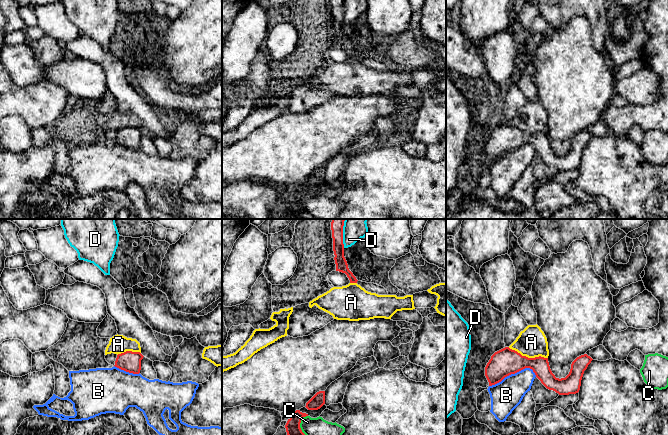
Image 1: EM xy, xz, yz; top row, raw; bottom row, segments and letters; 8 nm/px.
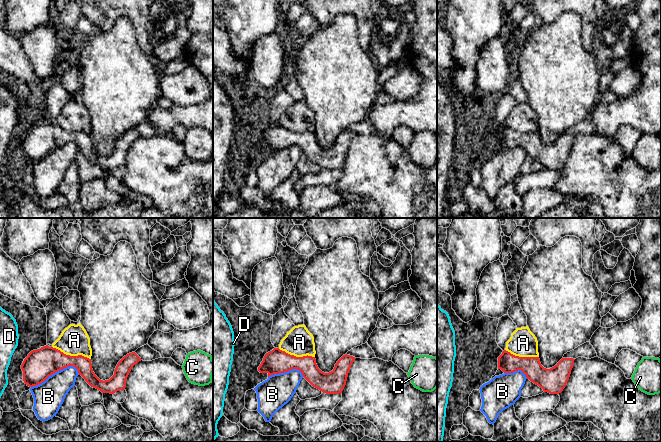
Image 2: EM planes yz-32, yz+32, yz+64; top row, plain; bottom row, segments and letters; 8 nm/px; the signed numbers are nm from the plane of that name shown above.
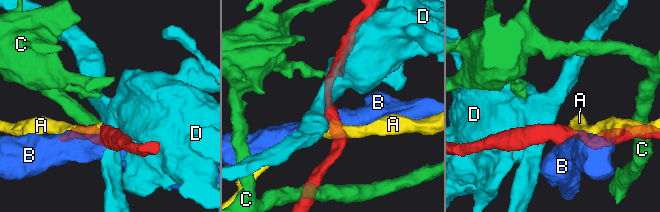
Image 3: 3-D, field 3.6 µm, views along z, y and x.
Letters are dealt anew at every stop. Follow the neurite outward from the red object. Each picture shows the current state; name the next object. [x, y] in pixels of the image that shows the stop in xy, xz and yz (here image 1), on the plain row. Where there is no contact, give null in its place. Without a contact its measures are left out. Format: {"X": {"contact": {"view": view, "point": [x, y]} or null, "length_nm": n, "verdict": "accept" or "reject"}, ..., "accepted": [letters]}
{"A": {"contact": {"view": "yz", "point": [527, 133]}, "length_nm": 340, "verdict": "reject"}, "B": {"contact": {"view": "yz", "point": [513, 149]}, "length_nm": 400, "verdict": "reject"}, "C": {"contact": {"view": "xz", "point": [299, 200]}, "length_nm": 170, "verdict": "reject"}, "D": {"contact": {"view": "xz", "point": [342, 12]}, "length_nm": 190, "verdict": "reject"}, "accepted": []}

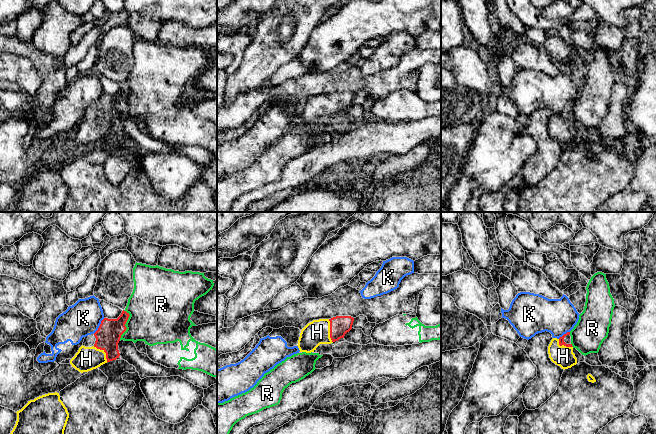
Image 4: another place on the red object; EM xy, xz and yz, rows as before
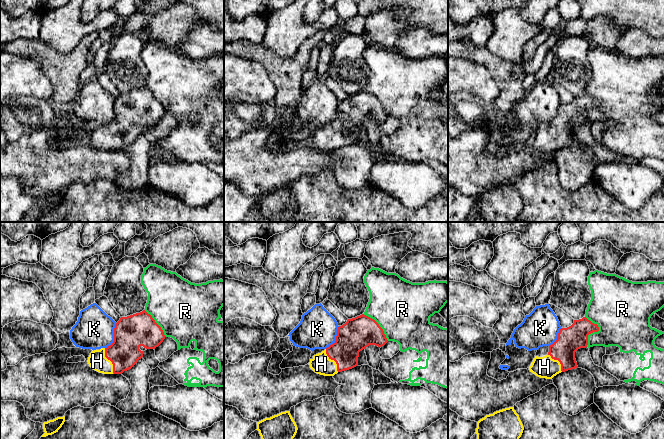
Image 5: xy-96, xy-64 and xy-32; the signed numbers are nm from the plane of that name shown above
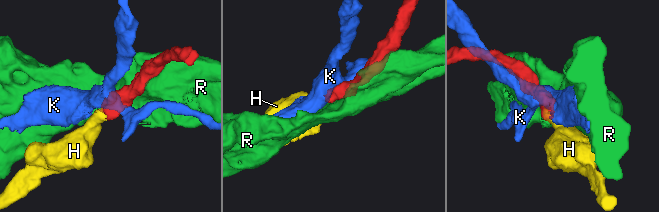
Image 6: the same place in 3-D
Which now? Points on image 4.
{"H": {"contact": {"view": "xz", "point": [330, 107]}, "length_nm": 190, "verdict": "accept"}, "K": {"contact": {"view": "xy", "point": [99, 102]}, "length_nm": 160, "verdict": "reject"}, "R": {"contact": {"view": "xy", "point": [124, 101]}, "length_nm": 260, "verdict": "reject"}, "accepted": ["H"]}

